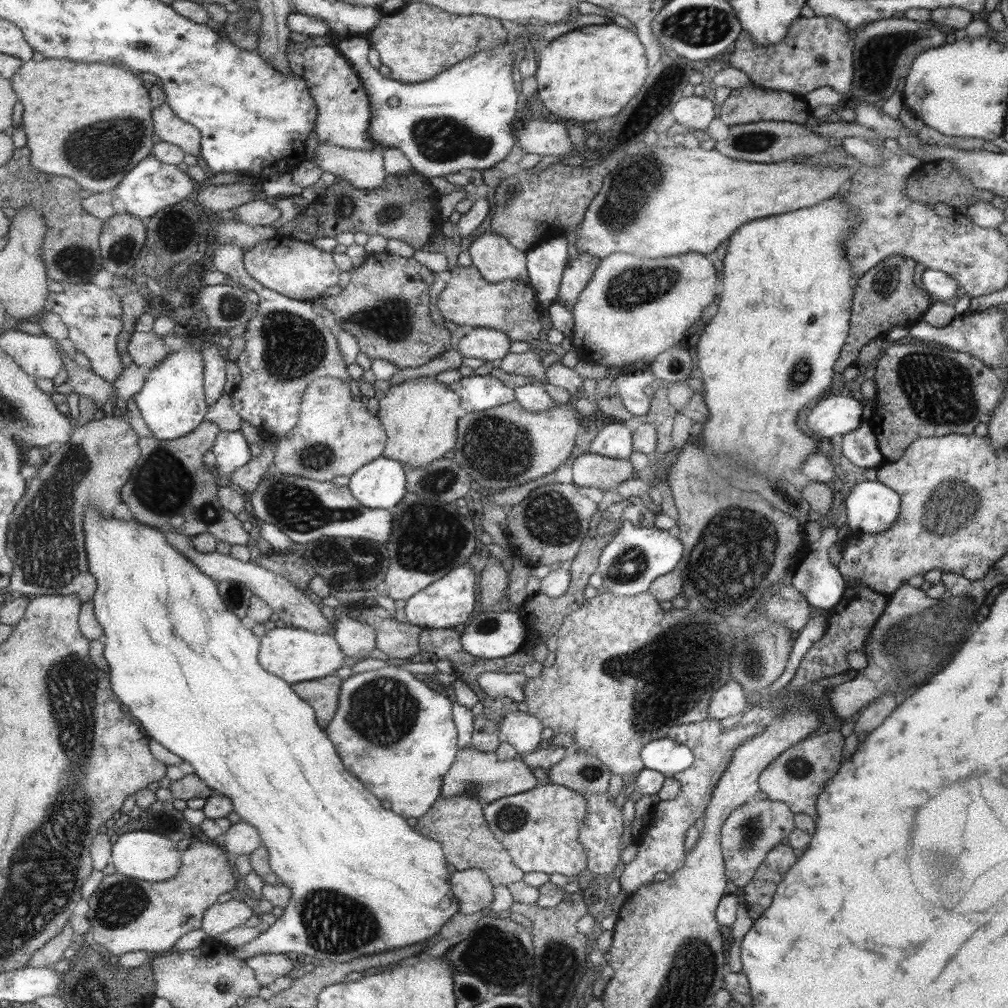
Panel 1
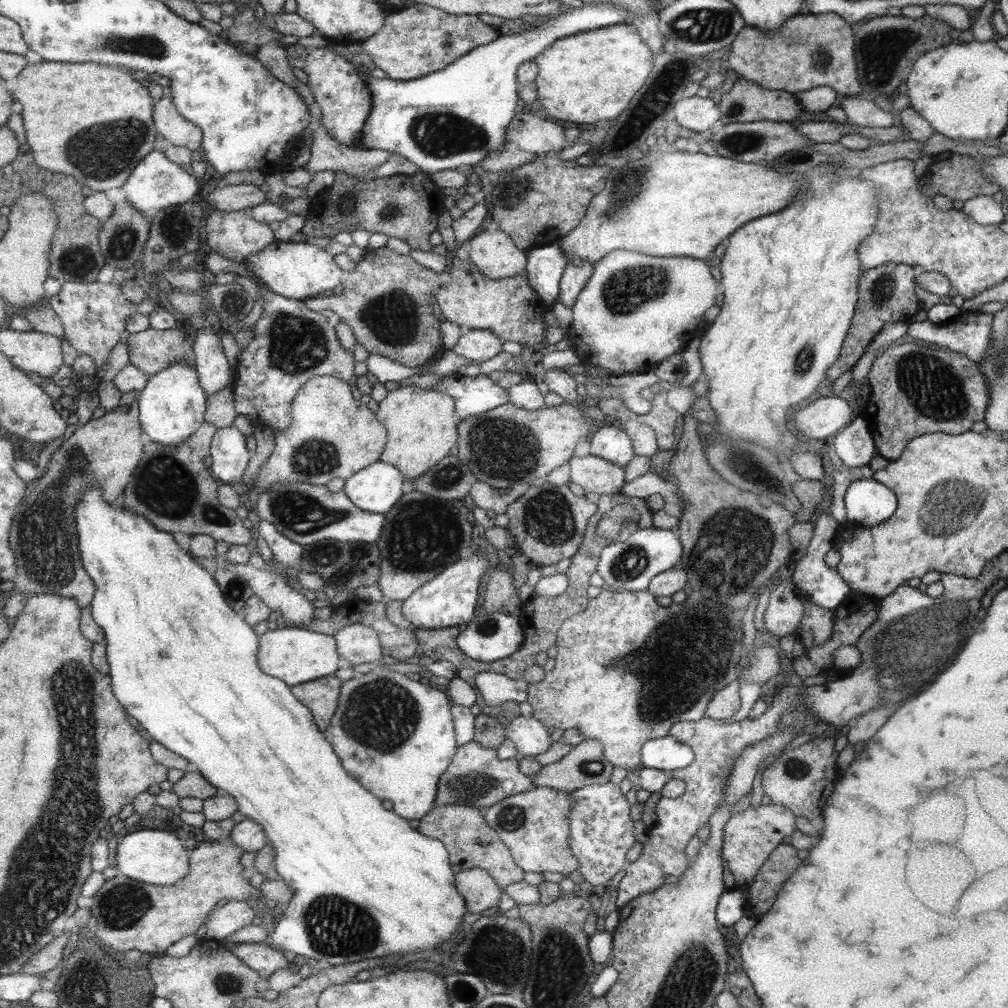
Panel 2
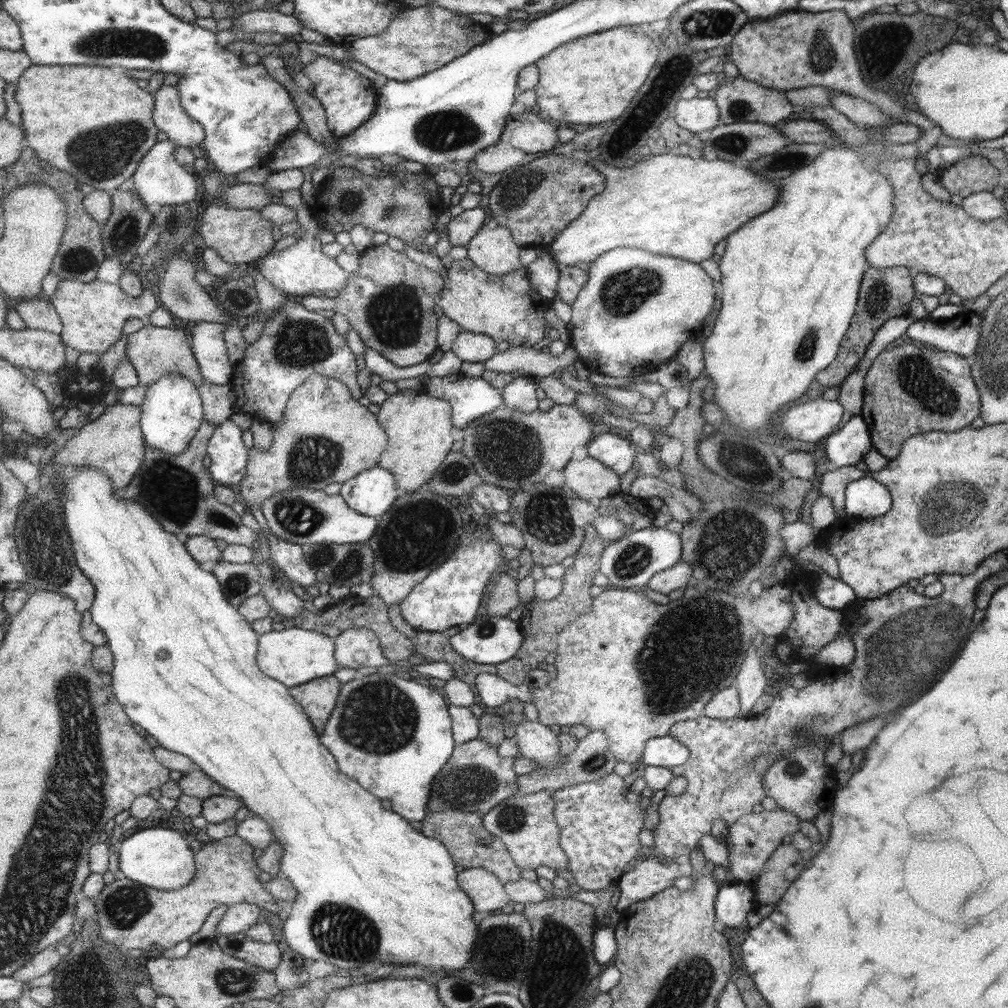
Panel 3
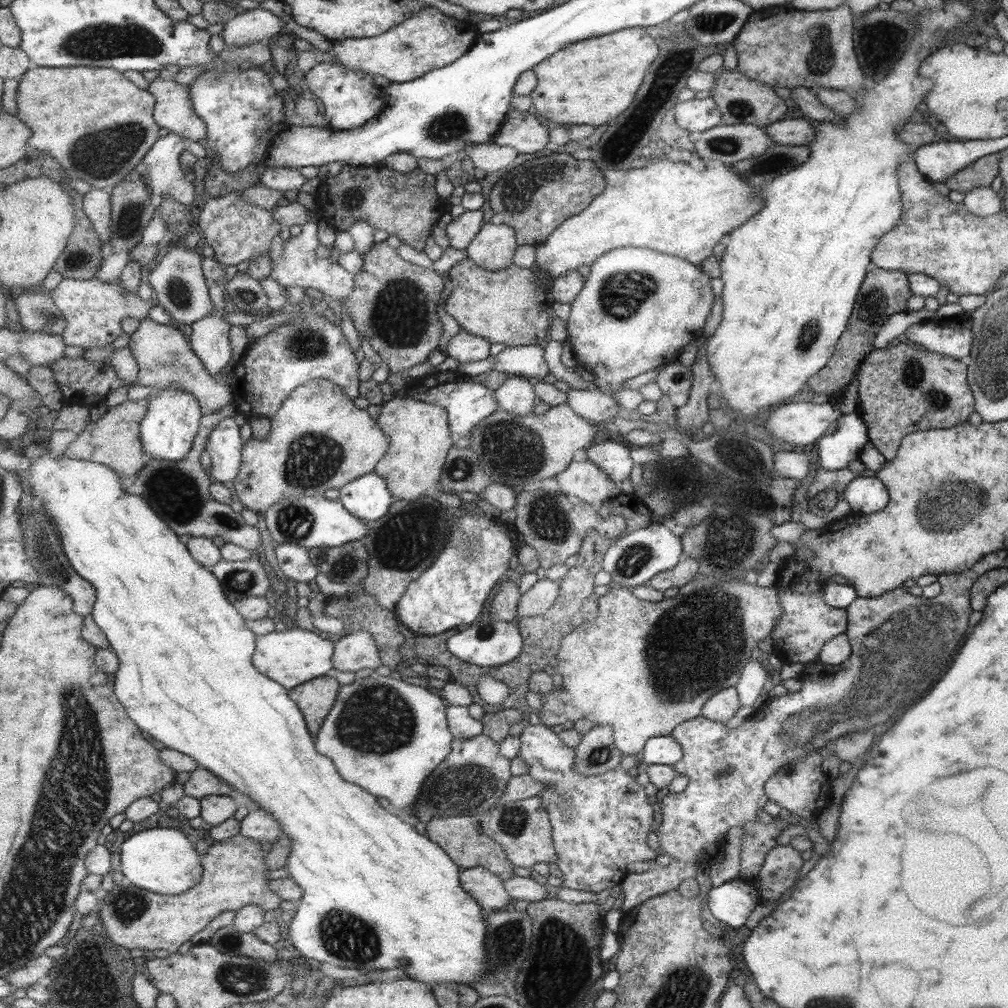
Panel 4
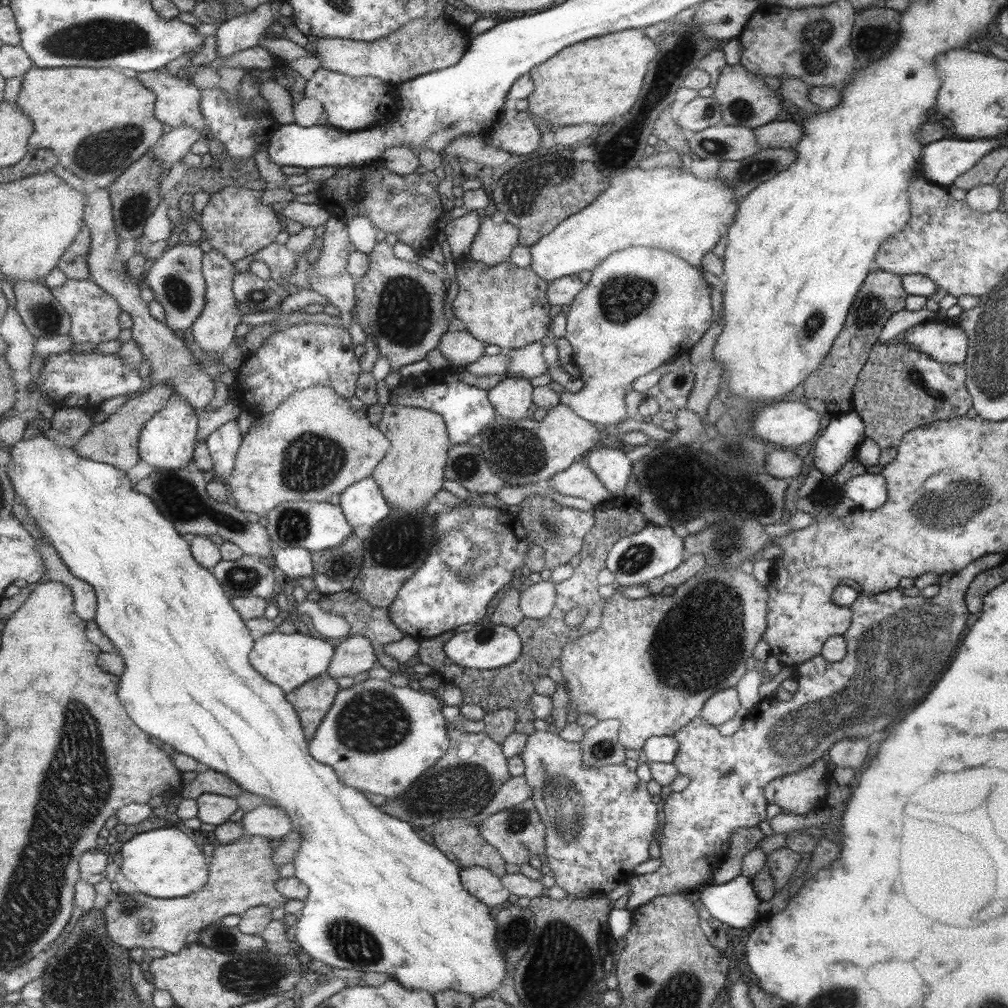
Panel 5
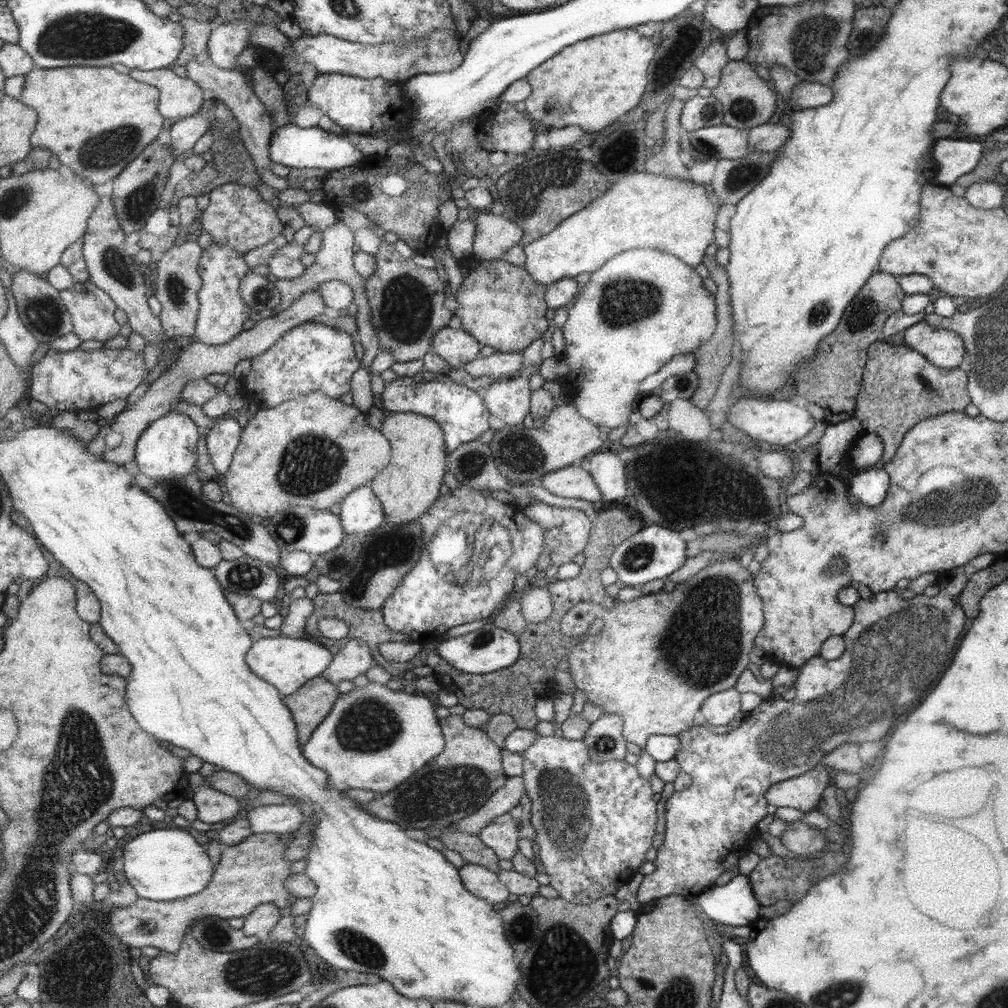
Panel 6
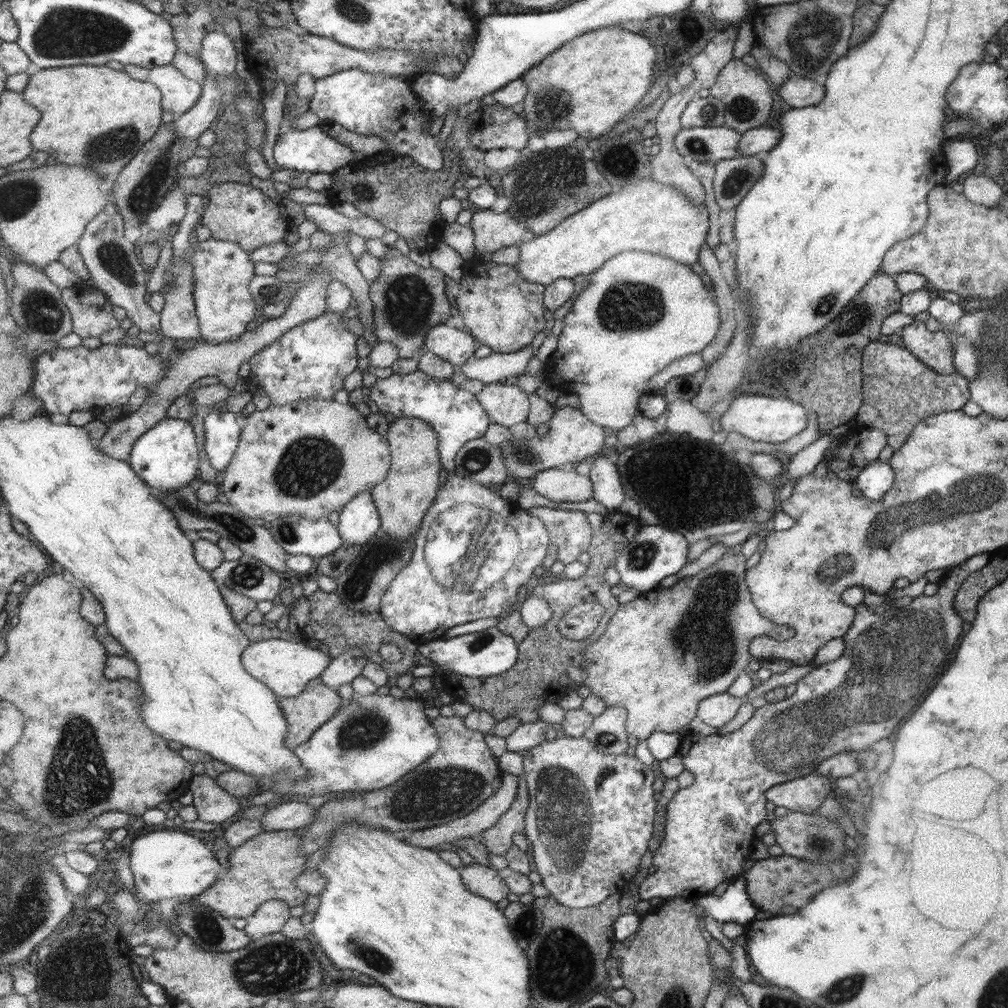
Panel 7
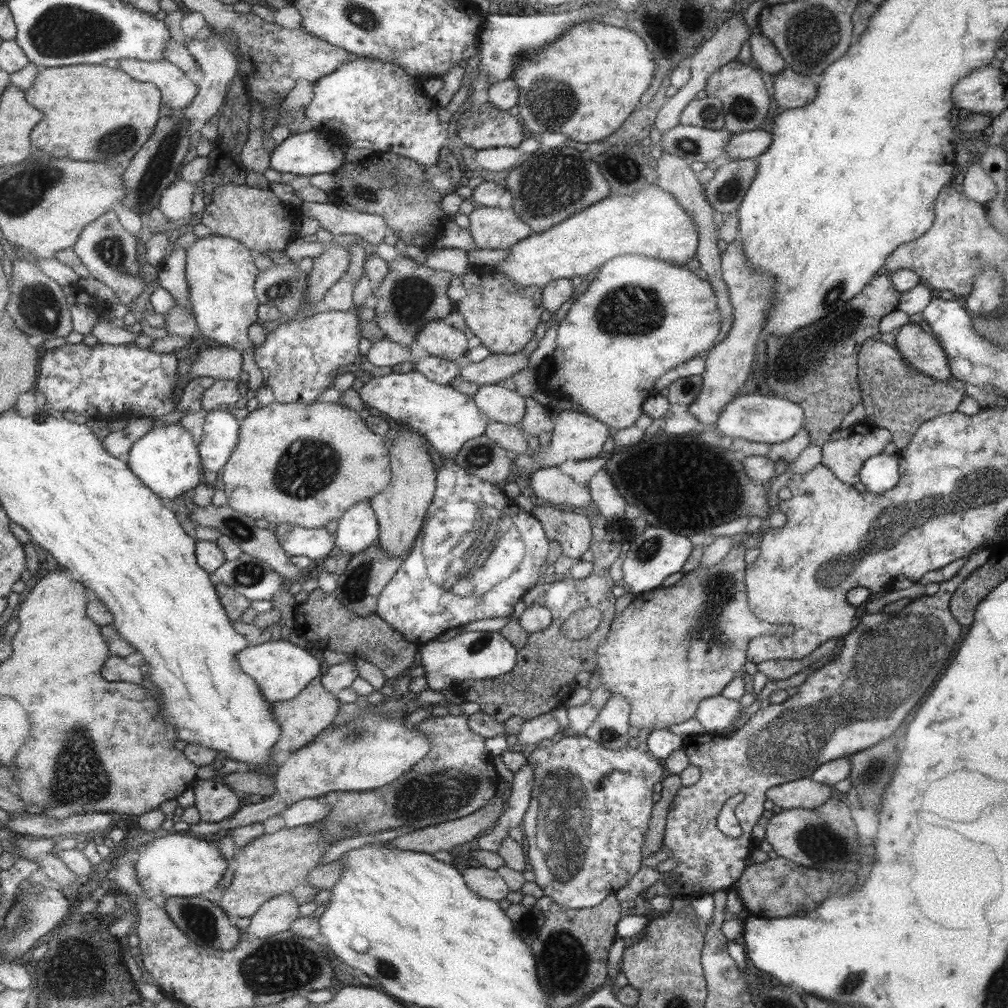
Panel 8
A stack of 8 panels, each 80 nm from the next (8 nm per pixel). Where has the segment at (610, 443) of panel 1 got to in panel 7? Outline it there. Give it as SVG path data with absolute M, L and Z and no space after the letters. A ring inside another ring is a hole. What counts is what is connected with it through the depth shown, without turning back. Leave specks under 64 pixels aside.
M599 456L593 459L594 465L588 477L592 486L592 498L603 504L609 513L618 512L617 508L623 502L623 488L619 484L617 470L611 462Z

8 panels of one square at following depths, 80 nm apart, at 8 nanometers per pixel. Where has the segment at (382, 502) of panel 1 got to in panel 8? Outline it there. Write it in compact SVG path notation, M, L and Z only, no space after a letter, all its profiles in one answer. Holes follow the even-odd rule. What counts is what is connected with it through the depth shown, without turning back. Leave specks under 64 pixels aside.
M371 500L358 502L338 520L336 546L342 554L361 554L376 544L379 537L380 522Z

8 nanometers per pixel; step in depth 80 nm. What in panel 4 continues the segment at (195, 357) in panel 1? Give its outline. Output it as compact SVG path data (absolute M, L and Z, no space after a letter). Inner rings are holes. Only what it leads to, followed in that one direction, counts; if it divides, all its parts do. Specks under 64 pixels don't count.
M175 387L161 391L152 391L152 401L147 416L142 422L142 442L145 453L153 459L163 461L185 461L191 453L196 436L200 433L200 422L204 411L200 402L189 393Z

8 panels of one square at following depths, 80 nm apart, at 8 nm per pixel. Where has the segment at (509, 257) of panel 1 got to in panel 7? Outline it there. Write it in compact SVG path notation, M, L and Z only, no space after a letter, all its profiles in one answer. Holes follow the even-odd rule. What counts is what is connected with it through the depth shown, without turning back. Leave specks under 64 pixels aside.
M473 209L467 225L474 234L474 250L481 254L495 254L501 249L517 246L528 237L525 226L506 211L497 214L489 209Z

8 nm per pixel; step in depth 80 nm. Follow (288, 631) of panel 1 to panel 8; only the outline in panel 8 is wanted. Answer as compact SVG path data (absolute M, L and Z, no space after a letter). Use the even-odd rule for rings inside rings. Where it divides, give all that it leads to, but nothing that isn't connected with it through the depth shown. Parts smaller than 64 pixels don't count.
M283 639L248 646L240 652L239 661L241 668L251 678L256 679L267 702L273 704L297 698L301 691L305 690L312 680L321 676L326 669L318 651L301 648Z

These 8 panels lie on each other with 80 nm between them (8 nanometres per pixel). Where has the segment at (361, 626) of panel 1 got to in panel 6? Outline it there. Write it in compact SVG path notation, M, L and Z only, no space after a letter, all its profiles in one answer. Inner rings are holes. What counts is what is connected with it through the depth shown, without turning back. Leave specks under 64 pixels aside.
M353 639L335 655L332 665L322 674L334 685L343 680L355 680L375 664L369 645L365 640Z

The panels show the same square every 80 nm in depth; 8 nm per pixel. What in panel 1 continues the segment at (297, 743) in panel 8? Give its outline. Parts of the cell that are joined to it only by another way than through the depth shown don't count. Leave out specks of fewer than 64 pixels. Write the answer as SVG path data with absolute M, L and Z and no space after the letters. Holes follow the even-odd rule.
M335 674L317 680L297 682L292 687L316 710L316 719L326 729L336 717L343 683L344 680Z

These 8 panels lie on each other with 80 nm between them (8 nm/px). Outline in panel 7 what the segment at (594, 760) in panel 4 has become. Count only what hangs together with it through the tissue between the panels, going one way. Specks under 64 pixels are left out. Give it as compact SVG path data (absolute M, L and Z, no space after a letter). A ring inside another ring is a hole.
M610 706L594 716L582 734L601 754L623 754L627 750L625 730L627 711L622 706Z

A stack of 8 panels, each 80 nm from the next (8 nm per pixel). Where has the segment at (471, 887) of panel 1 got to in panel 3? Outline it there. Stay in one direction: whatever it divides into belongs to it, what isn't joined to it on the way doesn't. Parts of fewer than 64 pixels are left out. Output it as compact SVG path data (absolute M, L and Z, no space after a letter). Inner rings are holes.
M463 869L458 874L458 882L460 889L468 895L477 912L497 913L511 901L504 885L487 870Z

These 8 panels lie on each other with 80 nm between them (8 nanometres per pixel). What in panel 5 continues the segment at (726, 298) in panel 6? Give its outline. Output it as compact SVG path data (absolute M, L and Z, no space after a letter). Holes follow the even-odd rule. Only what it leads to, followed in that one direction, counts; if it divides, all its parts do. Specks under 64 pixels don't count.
M723 317L708 329L708 333L693 346L688 354L688 367L694 376L694 387L687 395L684 407L698 414L705 421L709 410L709 400L717 393L716 388L723 380L722 368L717 364L712 353L715 339L721 335L721 331L723 331Z

